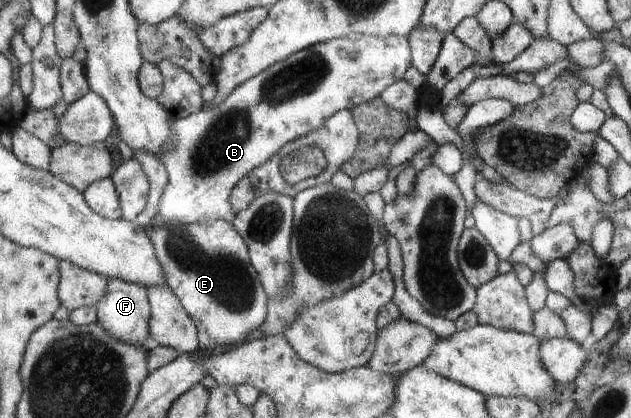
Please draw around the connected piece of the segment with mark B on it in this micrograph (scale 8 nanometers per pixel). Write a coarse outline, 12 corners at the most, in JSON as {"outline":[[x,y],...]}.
{"outline":[[407,36],[303,48],[223,104],[171,114],[161,224],[231,192],[412,66]]}

